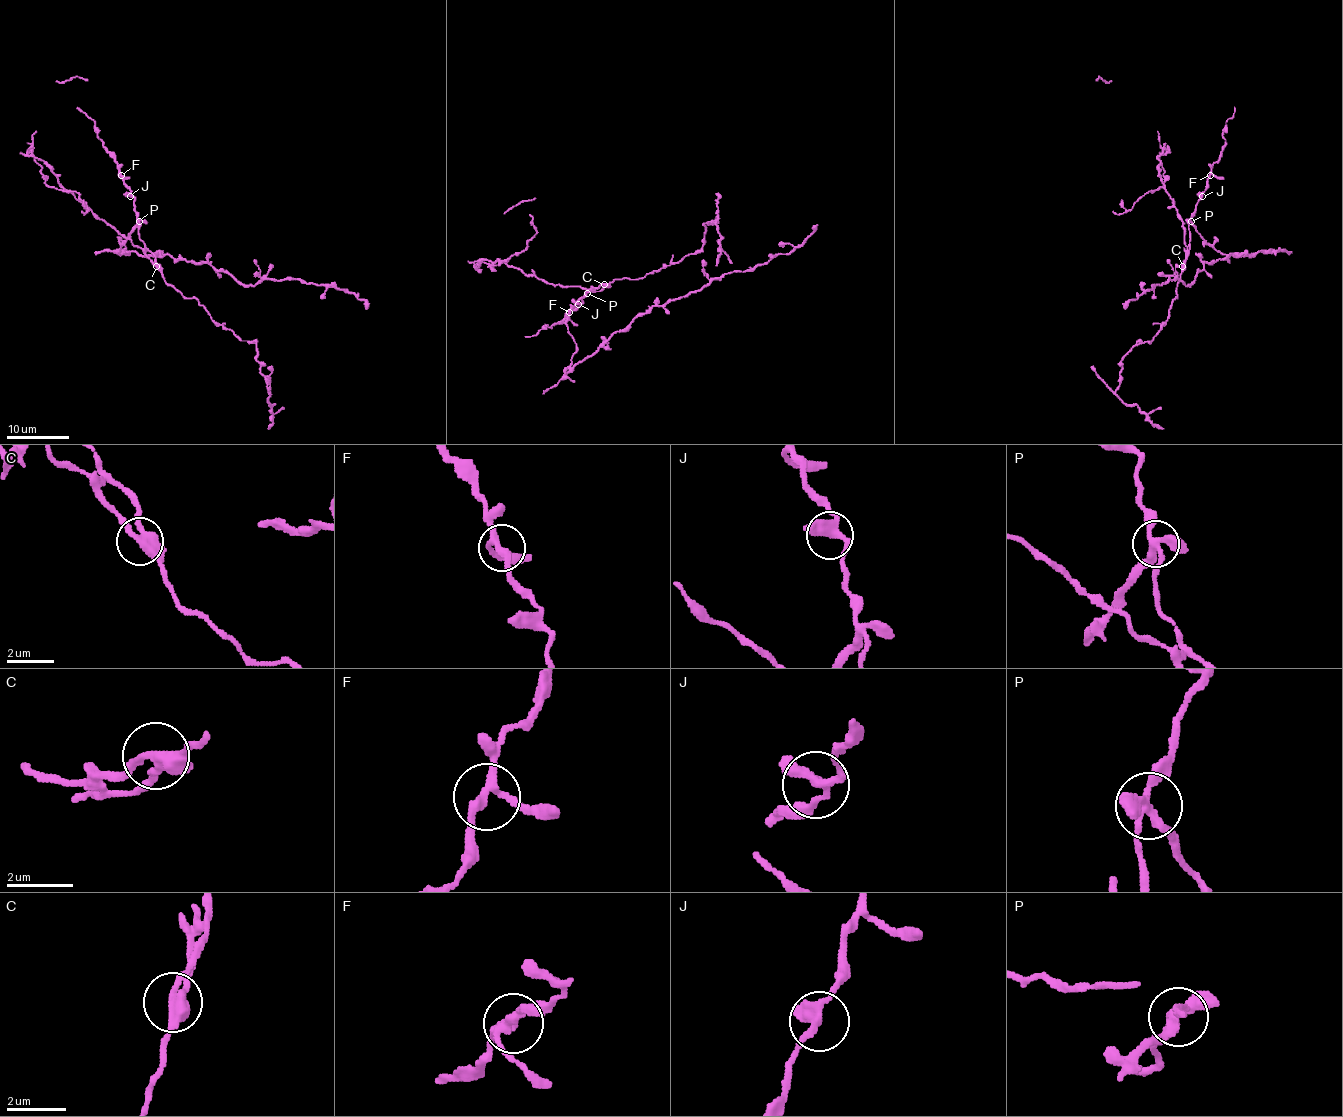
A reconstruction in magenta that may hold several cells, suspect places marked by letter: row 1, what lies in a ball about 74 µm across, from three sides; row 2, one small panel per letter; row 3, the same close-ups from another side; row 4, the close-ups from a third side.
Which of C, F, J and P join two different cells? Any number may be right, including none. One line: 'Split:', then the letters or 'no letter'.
Split: C, P

